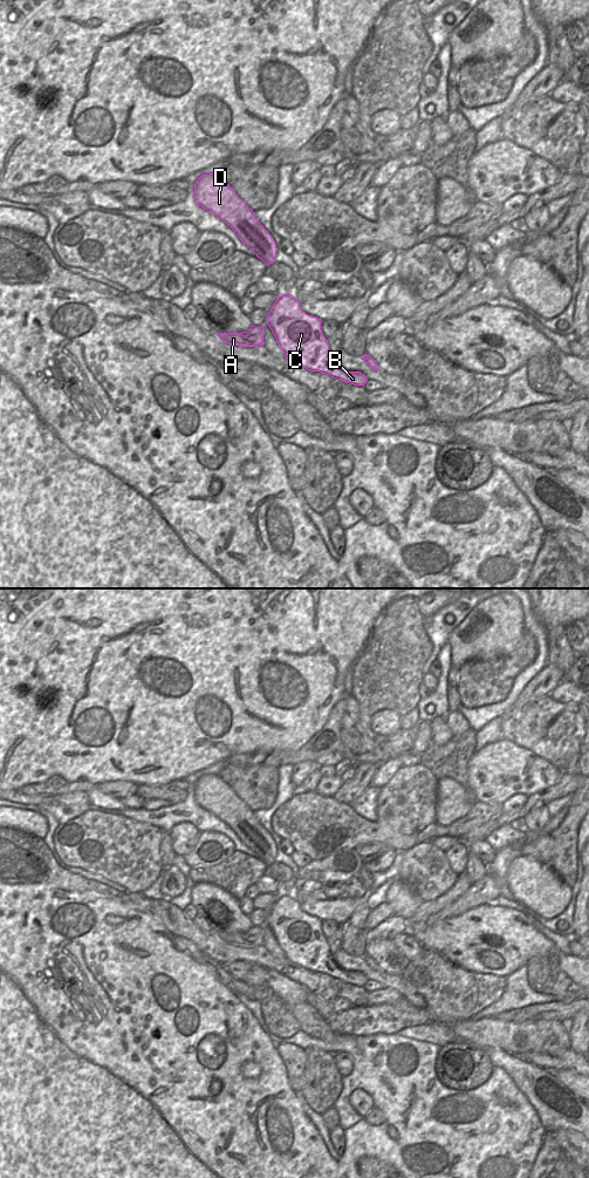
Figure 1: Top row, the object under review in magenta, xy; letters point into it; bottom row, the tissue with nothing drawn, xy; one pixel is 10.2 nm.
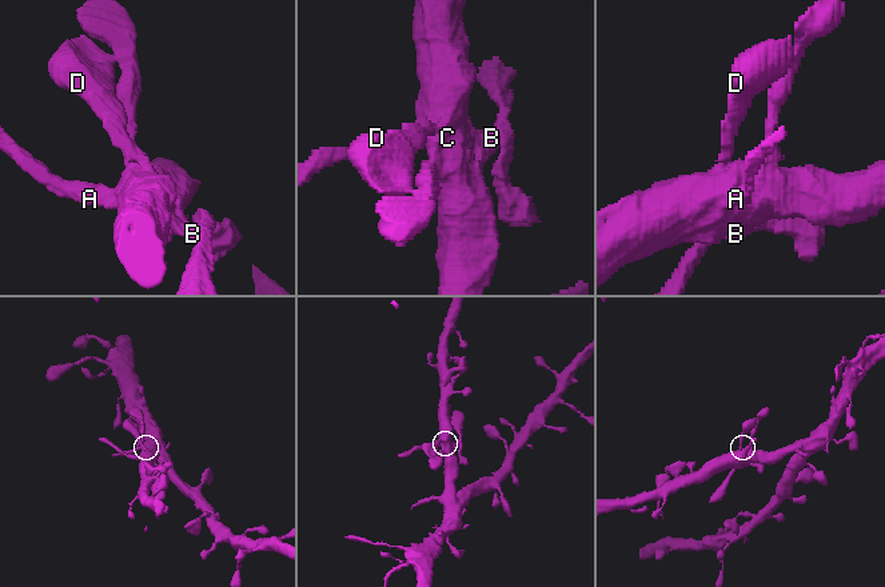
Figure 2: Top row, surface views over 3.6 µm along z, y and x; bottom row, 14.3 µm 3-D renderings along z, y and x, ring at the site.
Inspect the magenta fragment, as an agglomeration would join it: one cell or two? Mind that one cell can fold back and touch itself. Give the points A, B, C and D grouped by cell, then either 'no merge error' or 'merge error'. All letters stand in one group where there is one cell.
groups A B C D; no merge error

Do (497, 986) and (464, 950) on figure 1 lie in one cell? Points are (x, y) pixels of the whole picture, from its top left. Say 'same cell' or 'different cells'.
different cells

